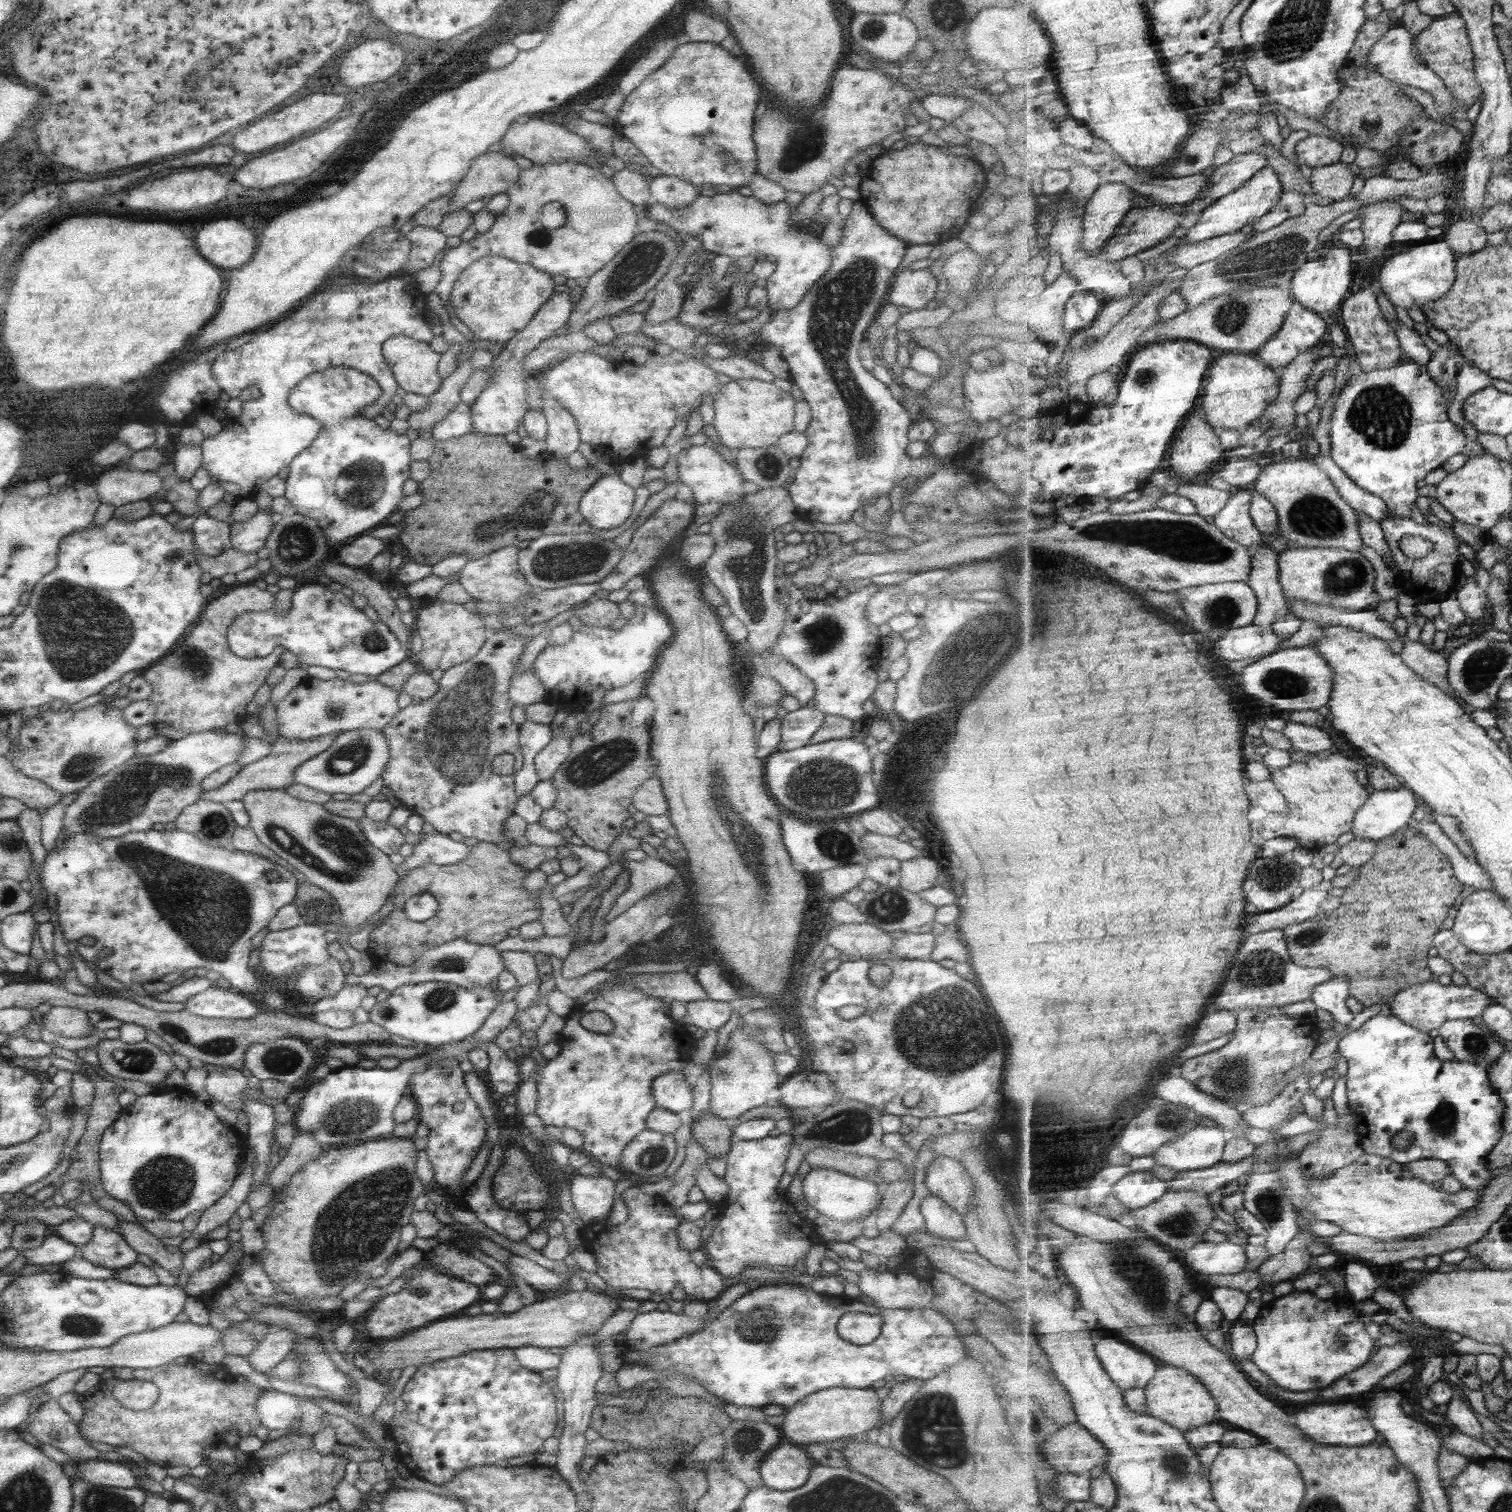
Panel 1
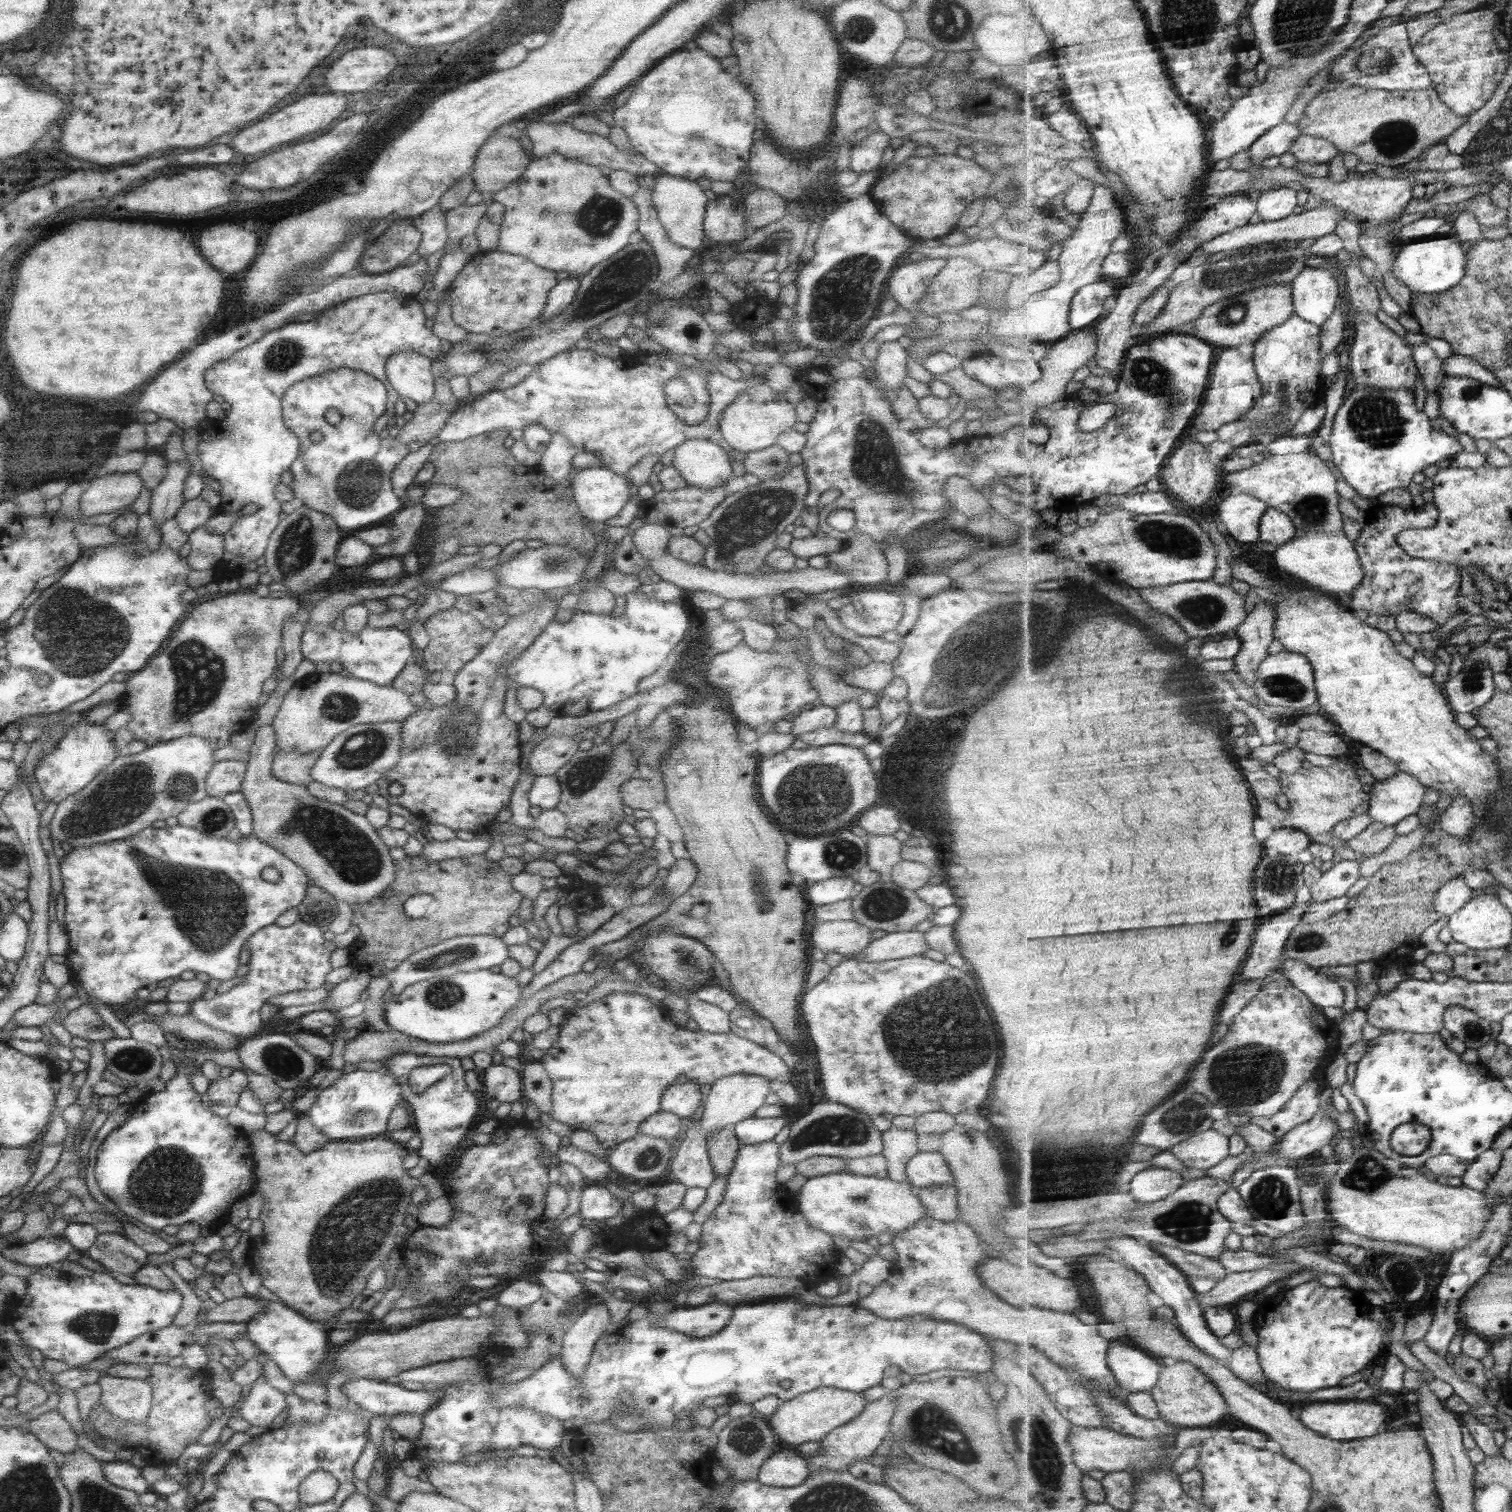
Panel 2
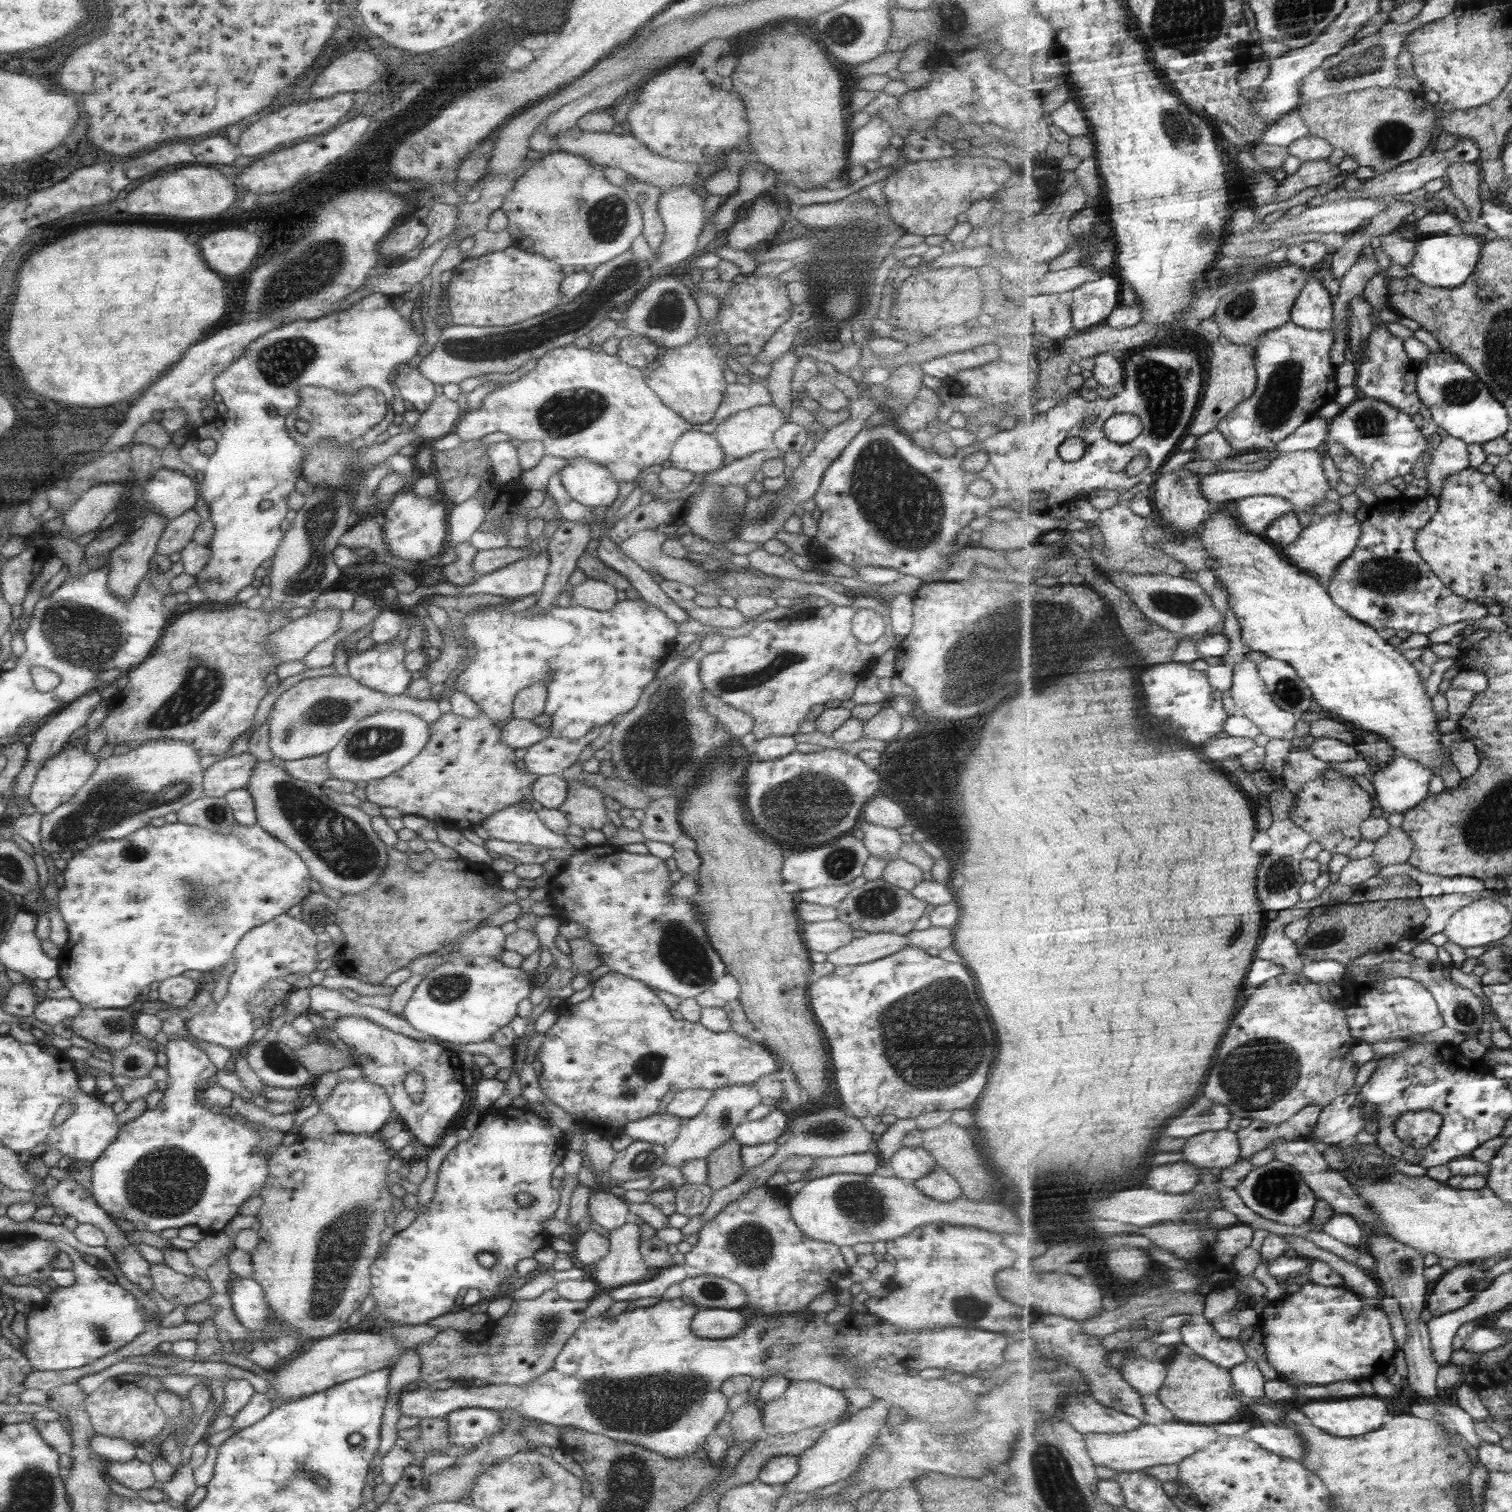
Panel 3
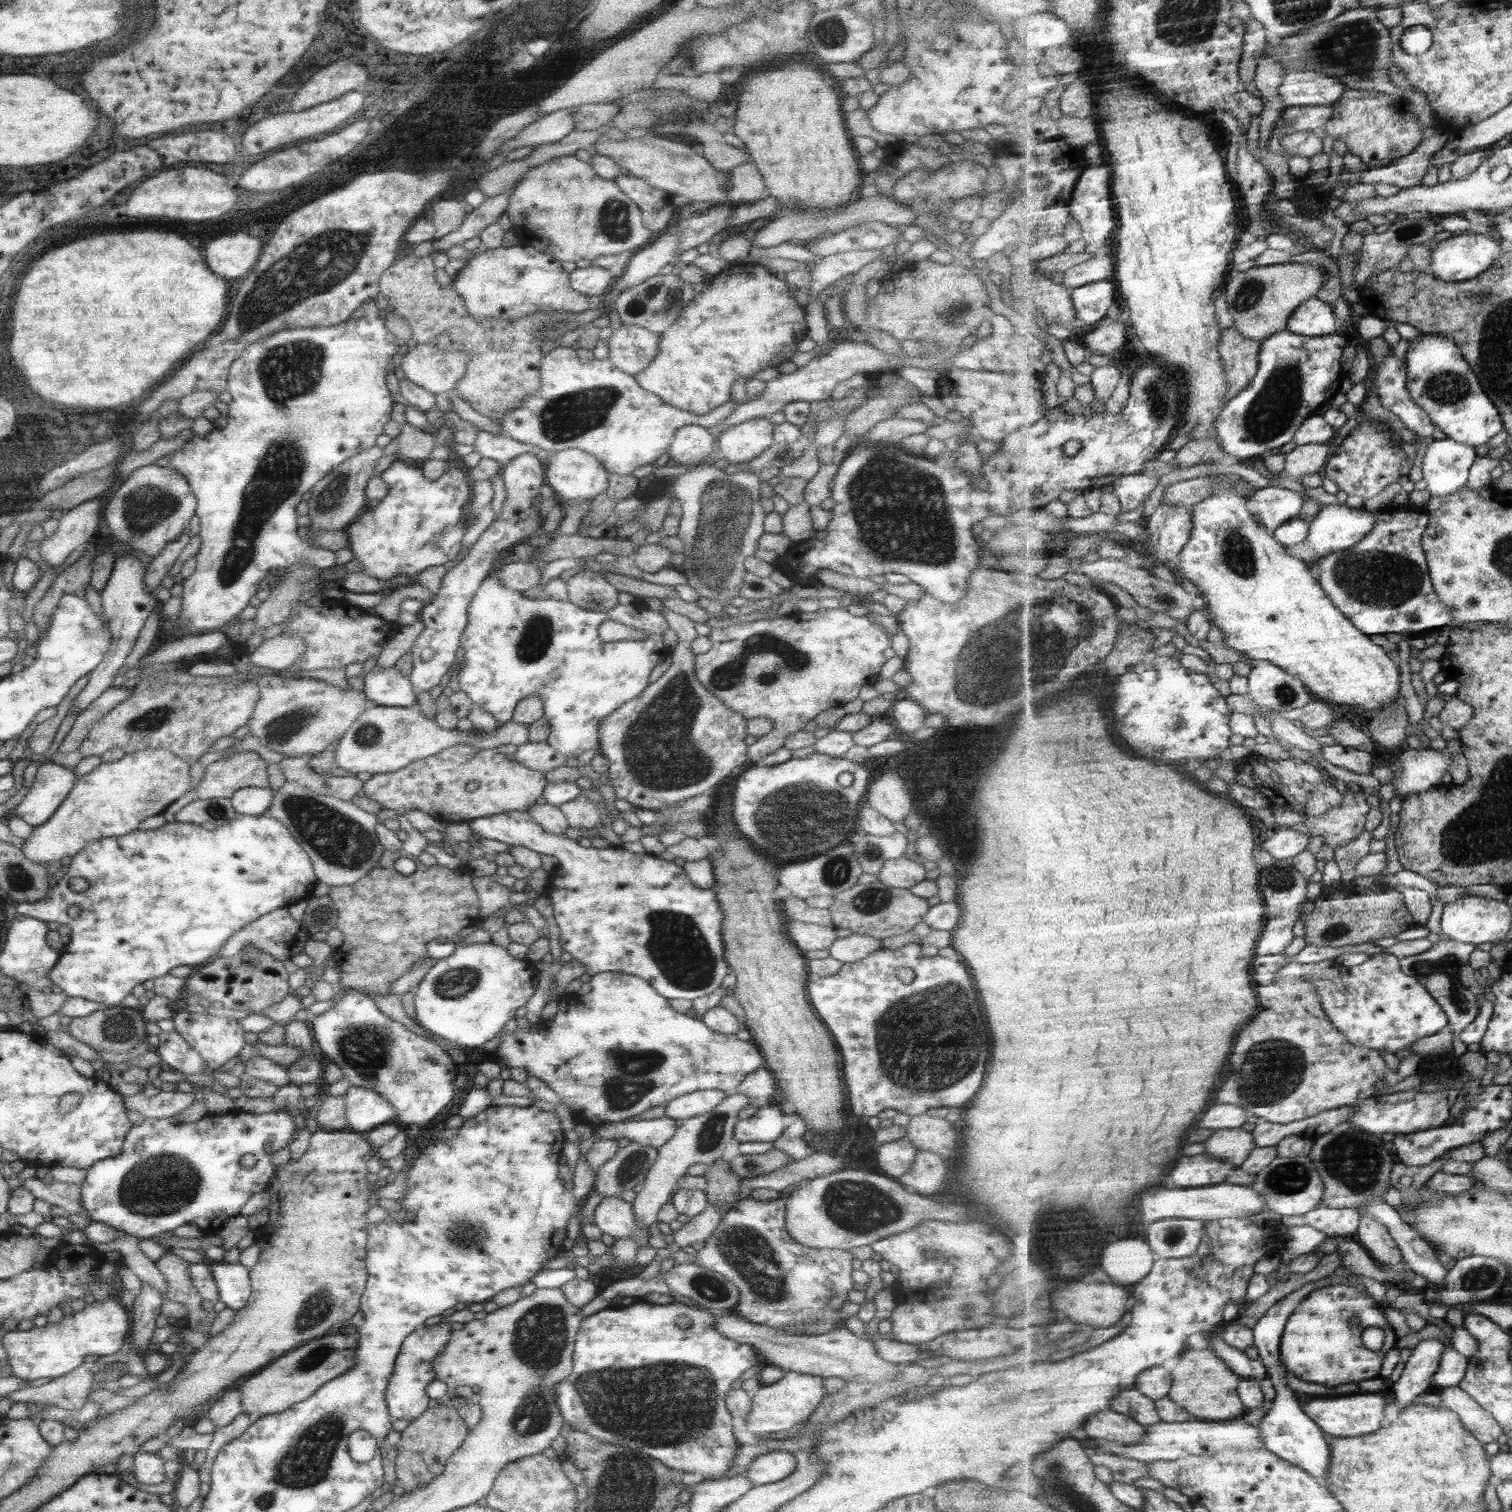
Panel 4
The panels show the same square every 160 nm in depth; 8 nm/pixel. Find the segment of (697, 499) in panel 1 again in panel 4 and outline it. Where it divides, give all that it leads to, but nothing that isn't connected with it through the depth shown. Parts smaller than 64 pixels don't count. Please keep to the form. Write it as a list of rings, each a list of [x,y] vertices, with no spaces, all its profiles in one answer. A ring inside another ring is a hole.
[[[683,425],[668,443],[666,452],[669,453],[669,459],[675,460],[677,465],[689,467],[706,459],[714,442],[708,429]]]

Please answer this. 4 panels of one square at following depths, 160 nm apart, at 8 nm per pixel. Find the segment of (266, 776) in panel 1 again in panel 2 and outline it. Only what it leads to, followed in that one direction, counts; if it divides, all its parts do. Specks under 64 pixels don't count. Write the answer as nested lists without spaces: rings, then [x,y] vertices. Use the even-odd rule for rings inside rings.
[[[277,751],[271,762],[271,776],[289,784],[306,785],[311,782],[311,766],[319,752],[307,754],[285,753]]]

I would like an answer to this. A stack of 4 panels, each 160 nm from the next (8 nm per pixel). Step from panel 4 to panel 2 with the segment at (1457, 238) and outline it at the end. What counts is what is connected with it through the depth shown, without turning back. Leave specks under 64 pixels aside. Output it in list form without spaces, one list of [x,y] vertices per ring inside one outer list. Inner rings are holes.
[[[1451,235],[1406,242],[1396,254],[1394,276],[1409,288],[1411,293],[1435,294],[1459,287],[1468,270],[1467,248]]]

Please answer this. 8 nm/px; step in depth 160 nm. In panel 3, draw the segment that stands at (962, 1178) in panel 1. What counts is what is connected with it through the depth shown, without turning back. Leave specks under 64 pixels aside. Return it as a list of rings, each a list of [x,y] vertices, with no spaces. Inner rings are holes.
[[[901,1146],[888,1158],[887,1166],[891,1168],[893,1177],[905,1182],[915,1182],[935,1168],[931,1155],[923,1148],[909,1148]]]

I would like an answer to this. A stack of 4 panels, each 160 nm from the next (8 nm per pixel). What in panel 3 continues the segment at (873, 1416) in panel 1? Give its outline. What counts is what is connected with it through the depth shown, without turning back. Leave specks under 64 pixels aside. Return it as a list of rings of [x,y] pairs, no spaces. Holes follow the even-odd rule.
[[[799,1382],[799,1384],[788,1384],[779,1398],[758,1405],[764,1433],[786,1435],[798,1430],[831,1425],[838,1420],[843,1411],[846,1411],[849,1403],[839,1390],[828,1388],[819,1382]]]

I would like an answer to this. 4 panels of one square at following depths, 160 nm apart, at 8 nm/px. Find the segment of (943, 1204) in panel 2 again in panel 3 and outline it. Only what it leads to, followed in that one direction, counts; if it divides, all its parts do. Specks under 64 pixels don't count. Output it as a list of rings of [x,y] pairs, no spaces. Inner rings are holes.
[[[936,1165],[935,1168],[931,1168],[931,1172],[927,1176],[923,1176],[923,1178],[919,1178],[919,1180],[915,1180],[911,1184],[918,1188],[919,1192],[922,1192],[925,1196],[942,1203],[951,1202],[951,1200],[962,1196],[957,1182]]]

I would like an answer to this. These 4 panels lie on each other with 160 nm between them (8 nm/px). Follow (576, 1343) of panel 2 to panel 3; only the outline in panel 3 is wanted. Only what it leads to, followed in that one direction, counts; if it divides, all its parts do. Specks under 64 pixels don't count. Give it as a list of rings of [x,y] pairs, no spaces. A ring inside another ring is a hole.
[[[631,1216],[631,1218],[619,1228],[608,1231],[608,1252],[595,1263],[595,1268],[591,1271],[590,1277],[590,1279],[596,1284],[599,1292],[593,1299],[589,1300],[587,1308],[583,1311],[584,1319],[596,1316],[603,1317],[605,1315],[605,1311],[612,1303],[612,1300],[608,1295],[608,1290],[611,1290],[611,1288],[638,1283],[647,1278],[648,1266],[643,1262],[643,1259],[638,1252],[638,1245],[640,1244],[639,1225],[642,1222],[643,1221],[639,1217]]]

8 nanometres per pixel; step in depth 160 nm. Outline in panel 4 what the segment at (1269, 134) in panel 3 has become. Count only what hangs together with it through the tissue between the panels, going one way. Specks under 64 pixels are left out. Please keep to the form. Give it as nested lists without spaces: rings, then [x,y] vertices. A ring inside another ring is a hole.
[[[1289,106],[1284,112],[1287,119],[1281,134],[1287,136],[1291,131],[1314,130],[1323,127],[1331,120],[1332,106]]]

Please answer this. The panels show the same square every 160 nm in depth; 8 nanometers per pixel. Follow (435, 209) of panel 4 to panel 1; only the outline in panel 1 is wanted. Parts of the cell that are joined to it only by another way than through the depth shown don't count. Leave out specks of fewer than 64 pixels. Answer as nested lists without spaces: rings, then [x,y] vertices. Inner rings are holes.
[[[415,226],[404,238],[411,243],[411,248],[403,267],[412,273],[437,262],[440,254],[447,248],[446,238],[436,228]]]

